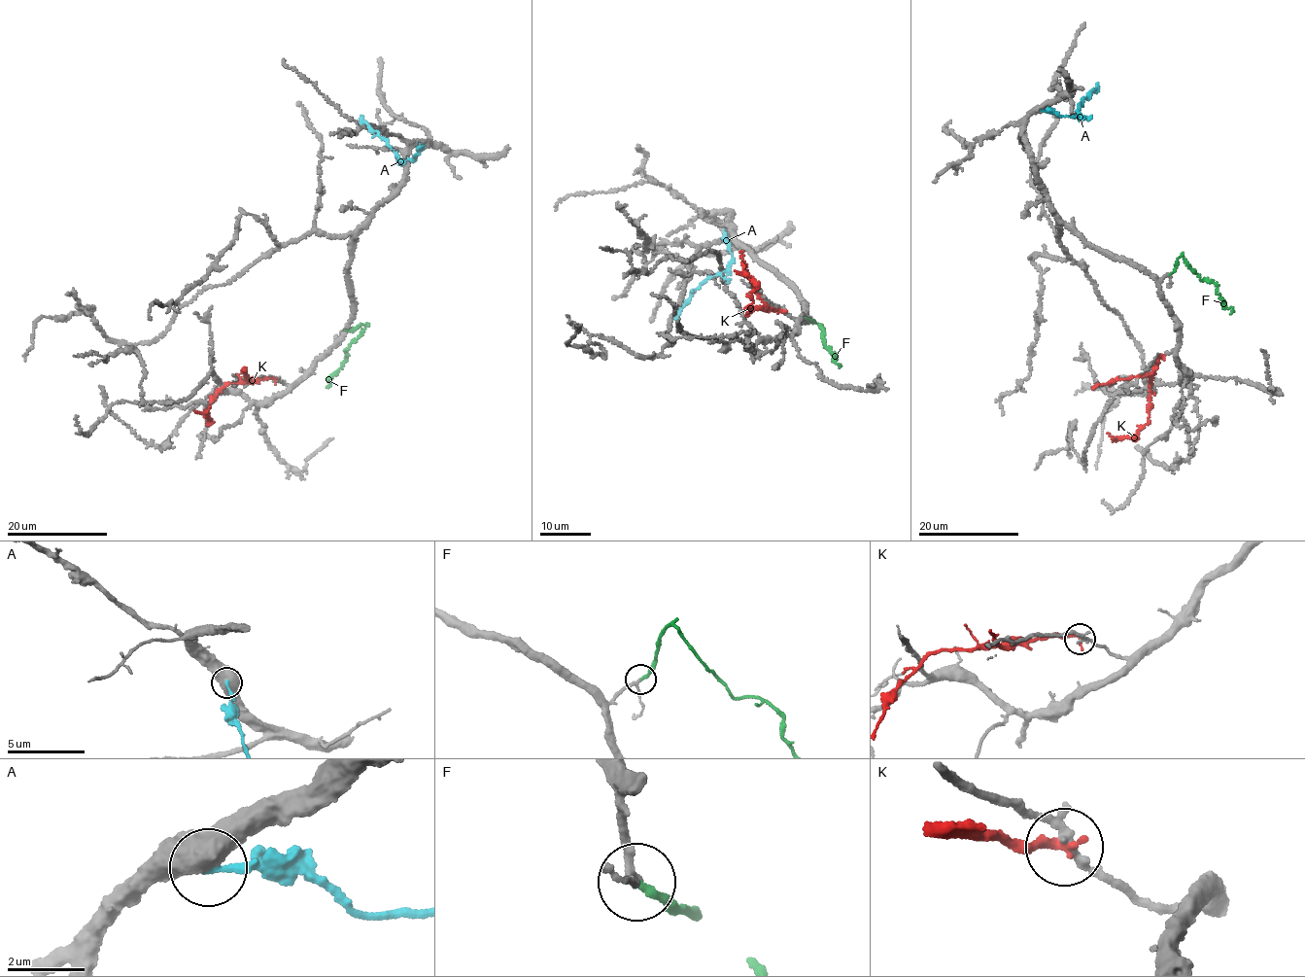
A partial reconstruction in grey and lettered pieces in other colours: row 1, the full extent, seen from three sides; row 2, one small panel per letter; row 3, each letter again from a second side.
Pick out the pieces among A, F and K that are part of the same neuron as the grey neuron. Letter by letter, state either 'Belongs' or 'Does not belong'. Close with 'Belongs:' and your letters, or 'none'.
A: Does not belong
F: Belongs
K: Does not belong
Belongs: F

